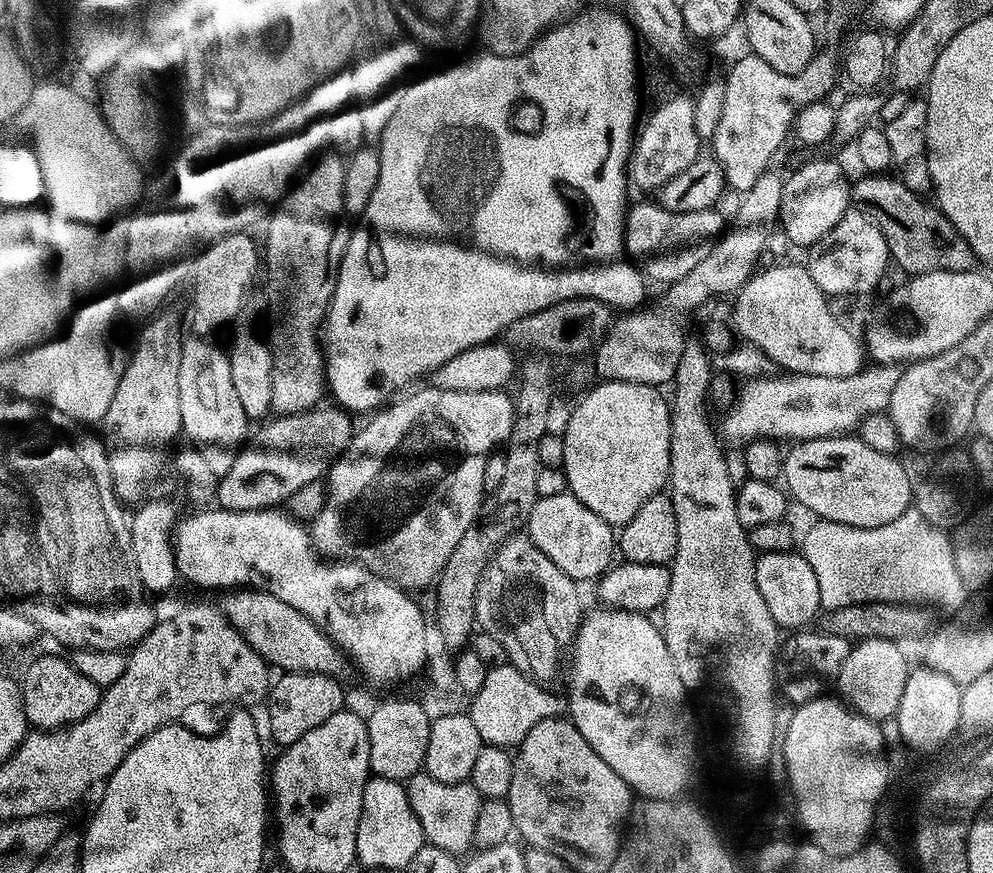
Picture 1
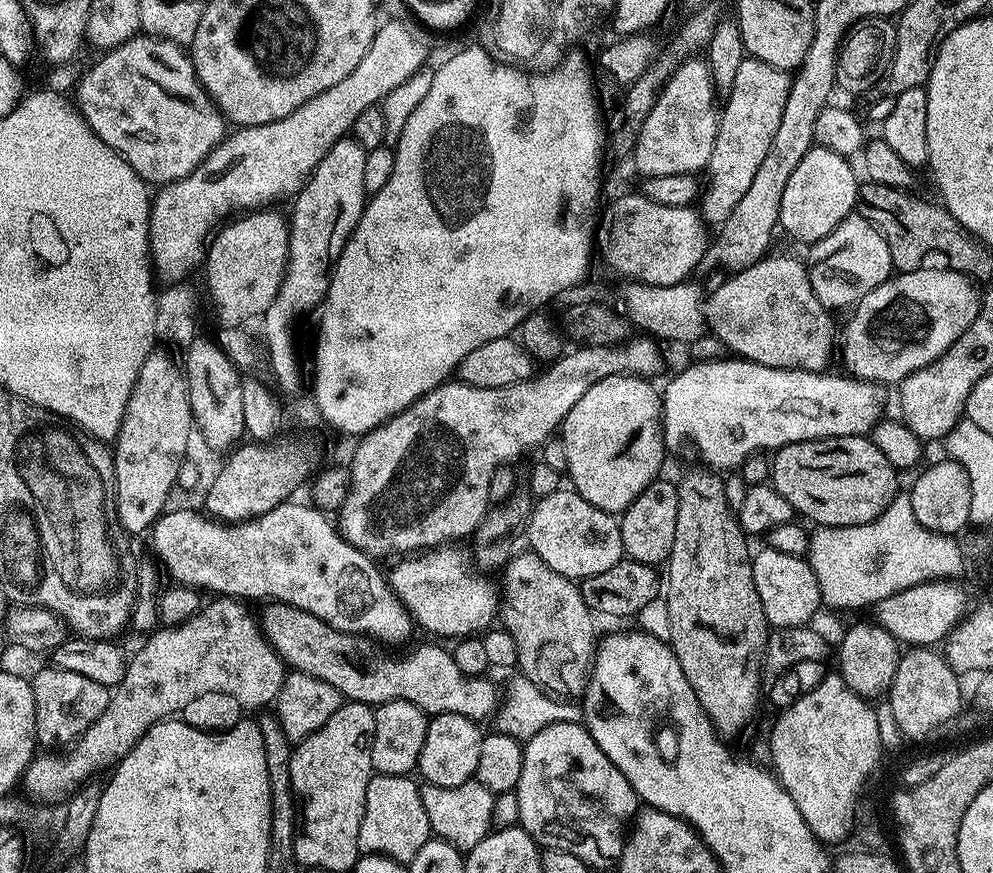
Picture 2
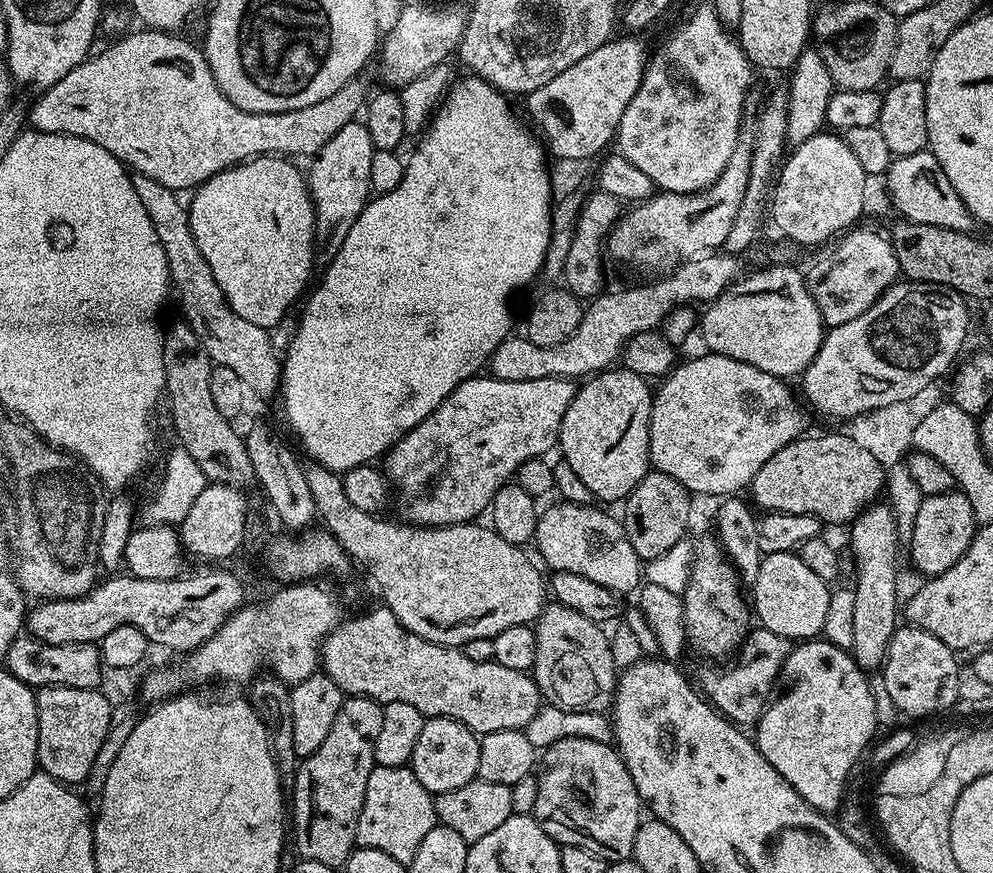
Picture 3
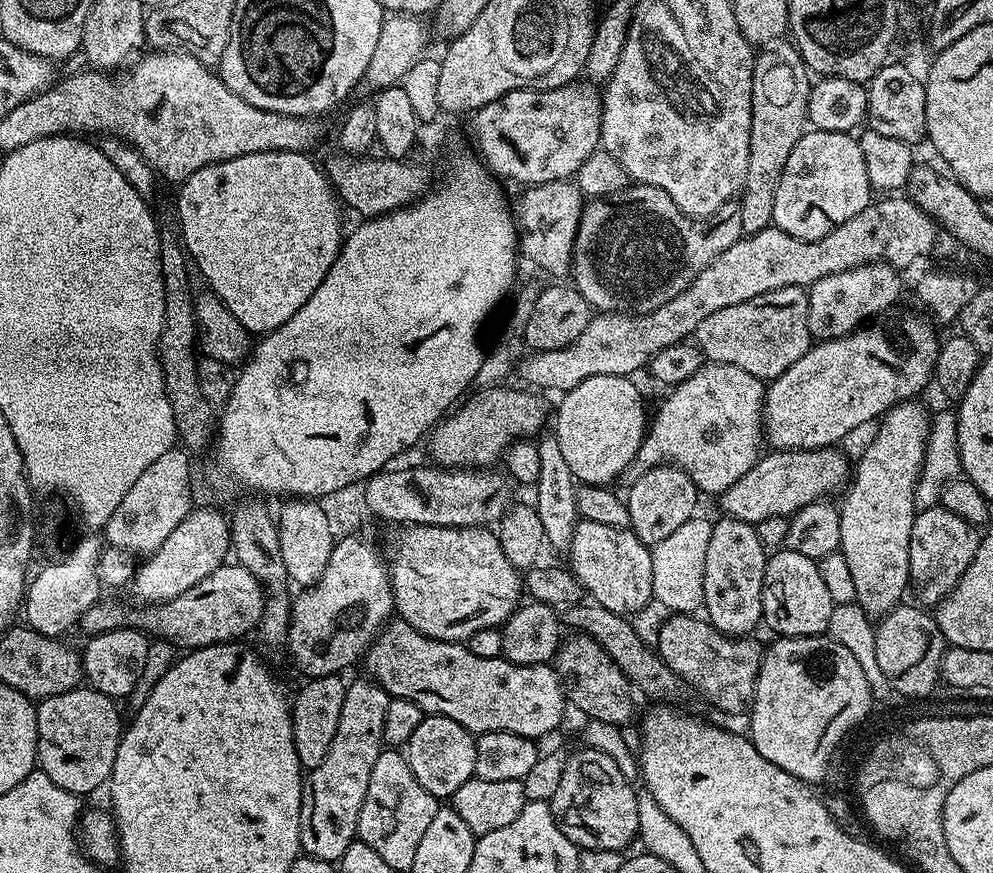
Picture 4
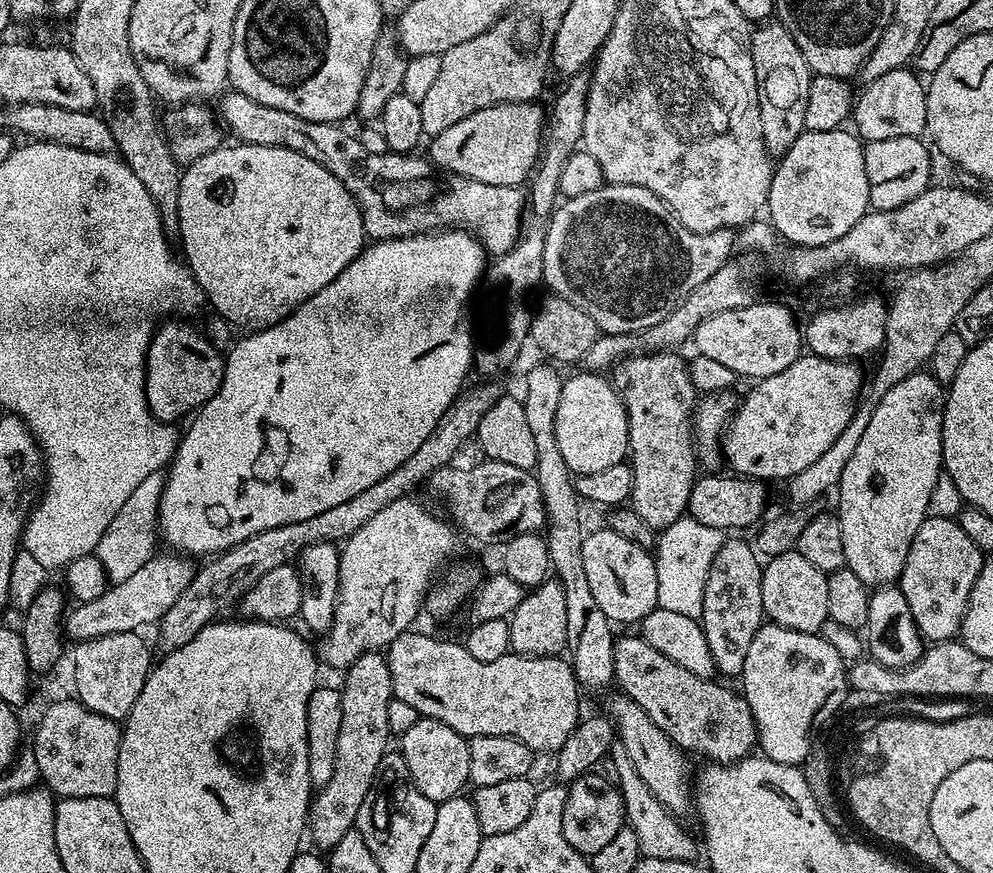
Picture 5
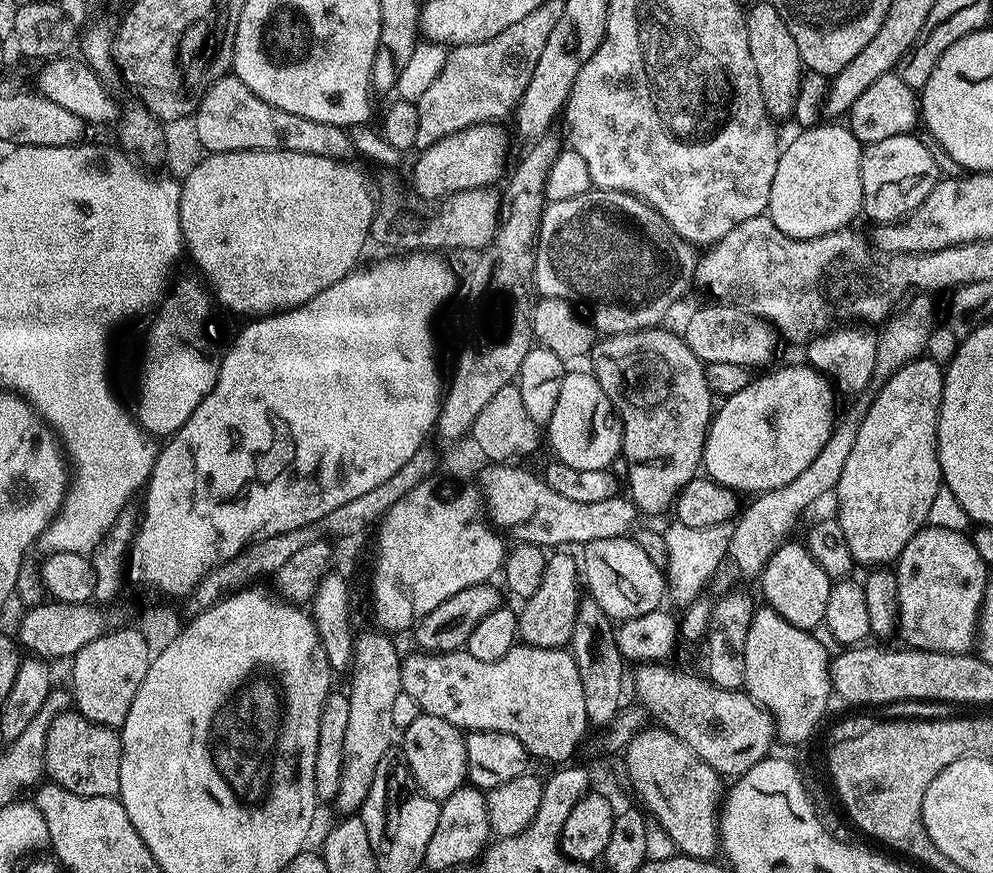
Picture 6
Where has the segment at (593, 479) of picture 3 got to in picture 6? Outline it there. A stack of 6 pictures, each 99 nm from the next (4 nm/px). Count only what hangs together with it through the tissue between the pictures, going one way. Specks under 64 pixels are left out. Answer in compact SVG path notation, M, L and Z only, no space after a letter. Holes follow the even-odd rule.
M569 371L565 375L554 414L546 425L546 440L556 451L555 459L566 466L574 466L574 470L605 470L615 456L617 459L621 455L620 422L591 371Z

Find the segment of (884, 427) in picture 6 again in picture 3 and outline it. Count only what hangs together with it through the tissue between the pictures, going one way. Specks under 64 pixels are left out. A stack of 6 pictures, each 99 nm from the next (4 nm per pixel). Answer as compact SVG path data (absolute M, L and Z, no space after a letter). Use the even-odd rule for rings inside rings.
M873 503L864 509L850 525L852 531L852 552L856 555L856 584L854 584L854 624L853 640L850 651L856 660L856 665L865 670L876 670L884 663L888 655L890 638L898 627L898 604L896 608L896 555L900 552L902 533L897 528L896 515L887 503Z

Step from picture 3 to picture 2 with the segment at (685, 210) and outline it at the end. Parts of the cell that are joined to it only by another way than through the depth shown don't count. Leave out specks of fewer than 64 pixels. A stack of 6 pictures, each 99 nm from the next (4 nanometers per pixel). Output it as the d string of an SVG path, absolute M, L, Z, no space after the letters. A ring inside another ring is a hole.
M746 58L742 66L738 66L732 89L722 104L718 134L714 138L714 150L706 169L708 185L705 188L703 185L698 200L698 212L709 225L723 225L724 220L730 218L730 210L734 210L742 194L746 194L754 173L758 166L762 166L766 153L770 151L770 142L774 142L791 85L787 71L764 61Z

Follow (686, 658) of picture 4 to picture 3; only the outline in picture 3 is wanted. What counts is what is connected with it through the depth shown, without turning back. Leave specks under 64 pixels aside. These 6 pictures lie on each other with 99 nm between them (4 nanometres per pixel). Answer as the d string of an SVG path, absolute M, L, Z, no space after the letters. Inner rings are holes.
M759 626L753 627L742 647L735 653L734 659L728 662L733 664L726 665L721 672L716 668L702 669L694 676L695 683L704 699L727 720L737 726L745 726L744 724L748 723L751 725L752 712L759 713L769 703L773 695L772 687L775 686L776 679L782 676L784 663L788 661L793 647L793 641L782 634L774 634L774 630Z

